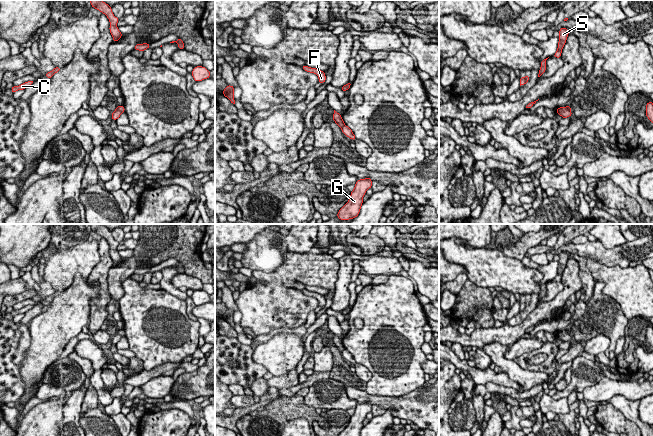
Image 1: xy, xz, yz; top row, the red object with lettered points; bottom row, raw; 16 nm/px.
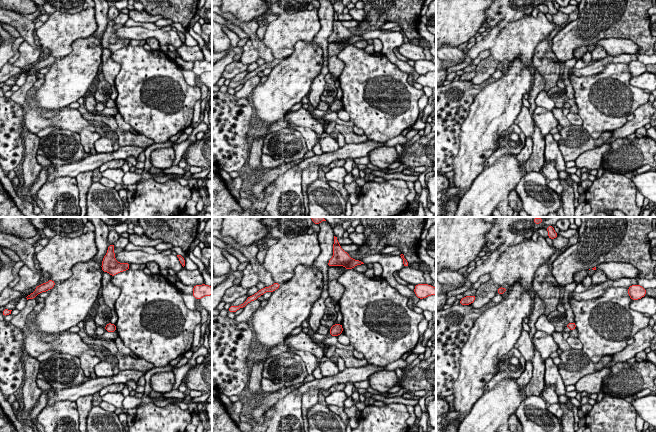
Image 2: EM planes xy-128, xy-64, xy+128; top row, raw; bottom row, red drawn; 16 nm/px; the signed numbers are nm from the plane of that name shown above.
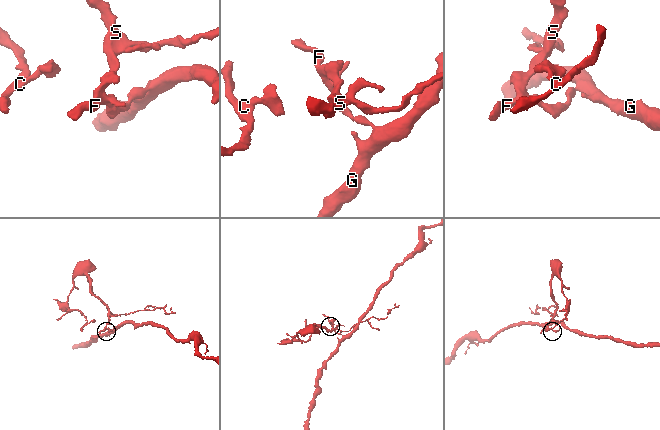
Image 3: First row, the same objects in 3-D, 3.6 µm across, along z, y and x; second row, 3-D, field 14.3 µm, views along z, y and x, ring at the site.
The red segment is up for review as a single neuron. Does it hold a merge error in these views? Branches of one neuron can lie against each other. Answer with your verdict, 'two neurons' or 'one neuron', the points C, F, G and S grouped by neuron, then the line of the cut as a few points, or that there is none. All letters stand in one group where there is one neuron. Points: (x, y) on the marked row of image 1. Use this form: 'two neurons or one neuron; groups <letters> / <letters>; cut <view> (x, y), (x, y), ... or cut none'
two neurons; groups C F S / G; cut xz (345, 125), (341, 128)

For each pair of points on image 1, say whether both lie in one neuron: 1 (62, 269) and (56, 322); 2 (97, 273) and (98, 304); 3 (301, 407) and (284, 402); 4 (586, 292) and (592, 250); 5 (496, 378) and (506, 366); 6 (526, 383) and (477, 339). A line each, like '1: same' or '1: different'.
1: different
2: same
3: same
4: different
5: different
6: different

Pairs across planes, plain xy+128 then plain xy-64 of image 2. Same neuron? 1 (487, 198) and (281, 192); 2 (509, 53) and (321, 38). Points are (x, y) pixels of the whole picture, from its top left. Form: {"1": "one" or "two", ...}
{"1": "two", "2": "two"}

